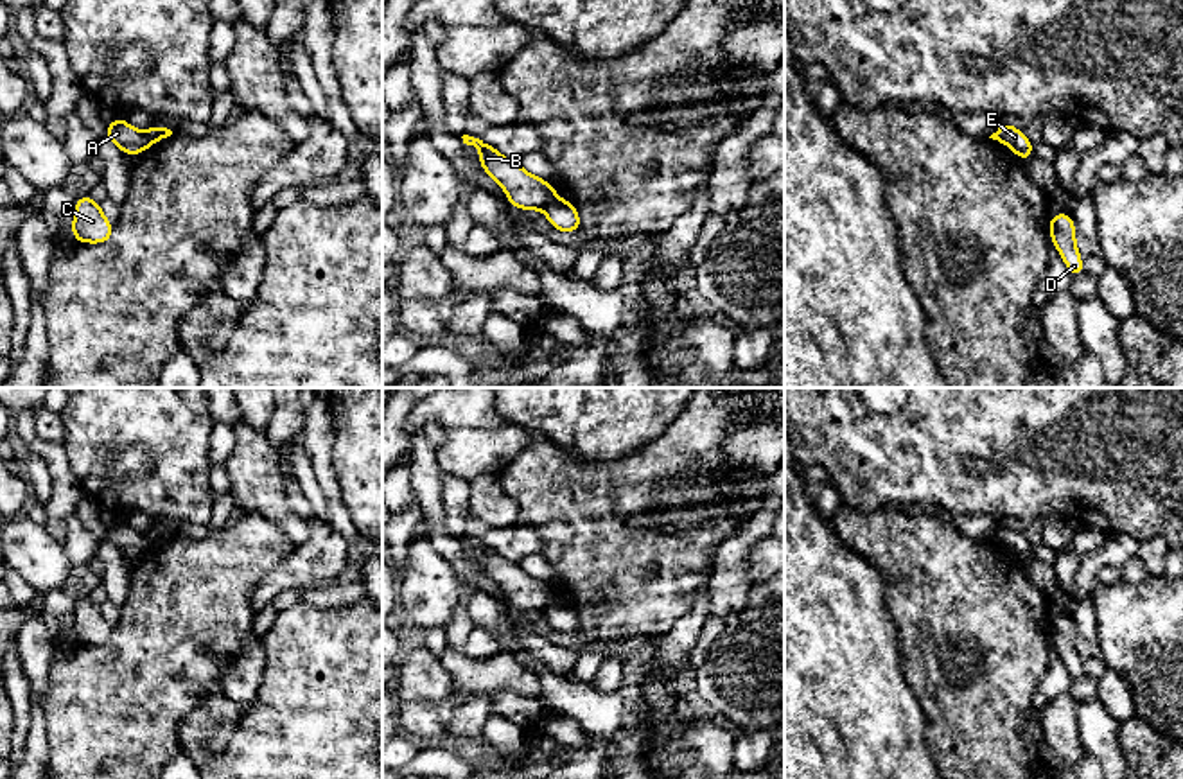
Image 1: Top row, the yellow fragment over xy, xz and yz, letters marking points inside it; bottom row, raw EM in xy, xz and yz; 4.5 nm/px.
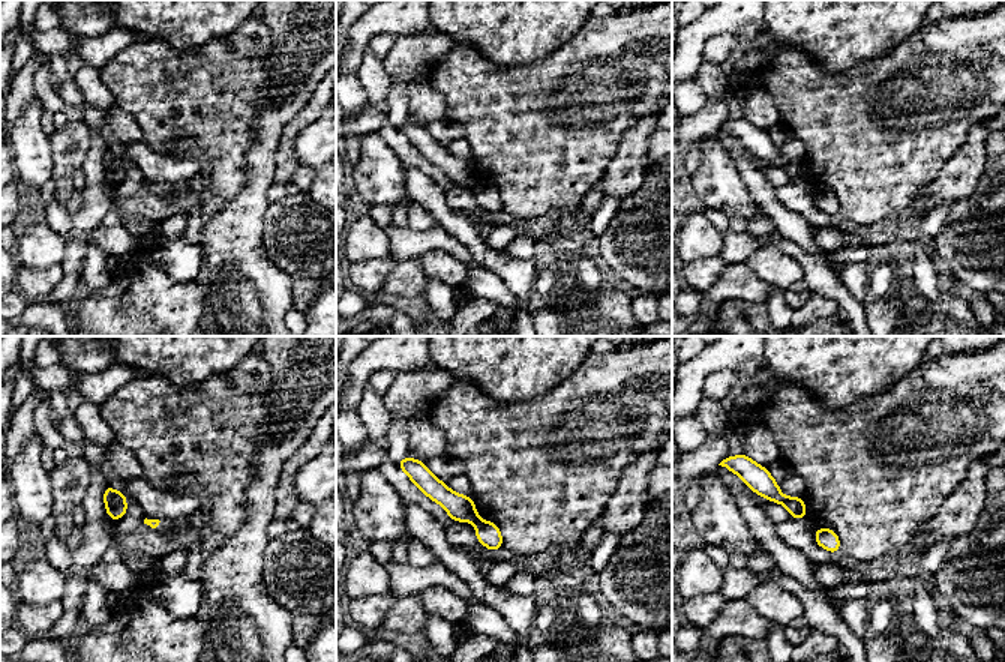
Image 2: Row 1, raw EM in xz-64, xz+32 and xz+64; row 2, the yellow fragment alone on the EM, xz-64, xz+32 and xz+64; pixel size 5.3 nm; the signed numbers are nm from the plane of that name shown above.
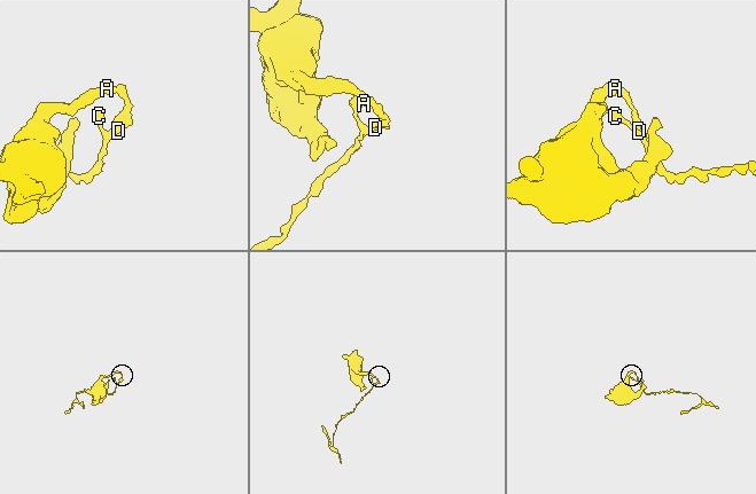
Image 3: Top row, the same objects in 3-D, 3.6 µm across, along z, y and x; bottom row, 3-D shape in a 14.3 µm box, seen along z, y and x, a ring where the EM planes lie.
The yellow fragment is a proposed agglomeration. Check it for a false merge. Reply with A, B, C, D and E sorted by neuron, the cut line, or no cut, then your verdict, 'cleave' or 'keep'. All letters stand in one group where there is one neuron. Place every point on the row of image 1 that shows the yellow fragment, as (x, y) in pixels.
groups A B / C D E; cut xz (557, 198), (543, 209); cleave

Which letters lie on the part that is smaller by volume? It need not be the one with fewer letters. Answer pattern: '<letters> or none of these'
C, D, E

